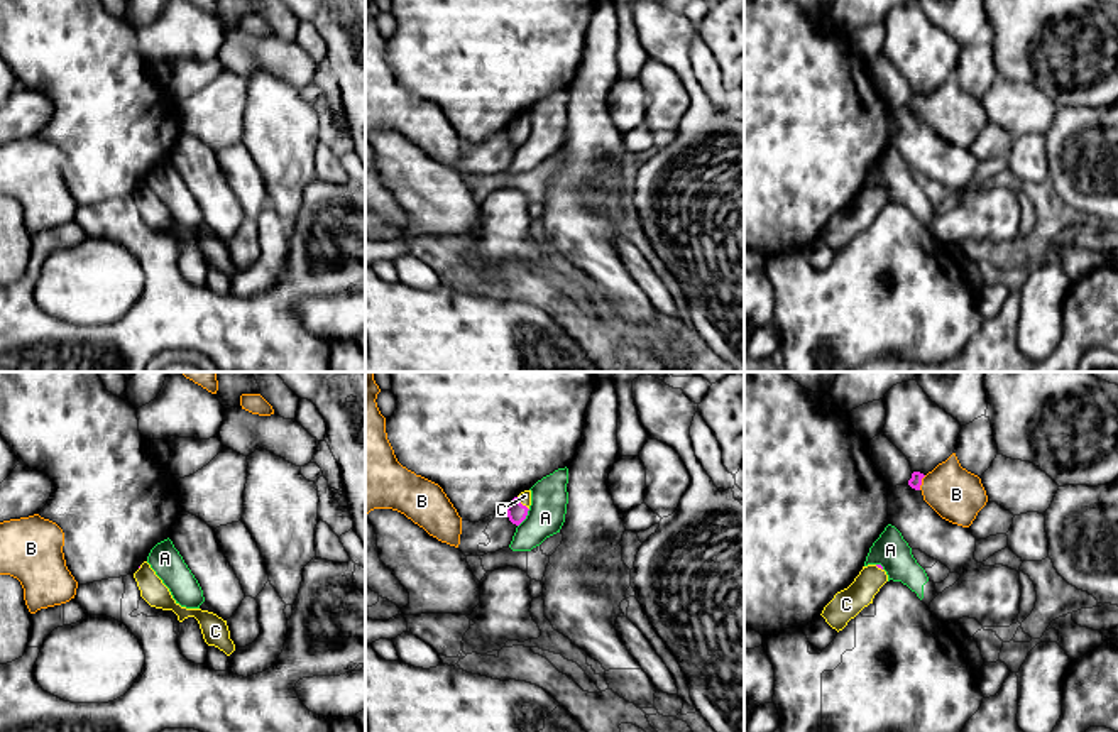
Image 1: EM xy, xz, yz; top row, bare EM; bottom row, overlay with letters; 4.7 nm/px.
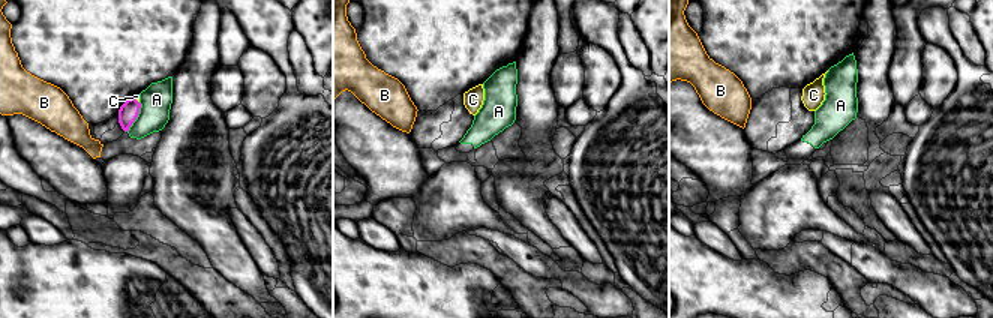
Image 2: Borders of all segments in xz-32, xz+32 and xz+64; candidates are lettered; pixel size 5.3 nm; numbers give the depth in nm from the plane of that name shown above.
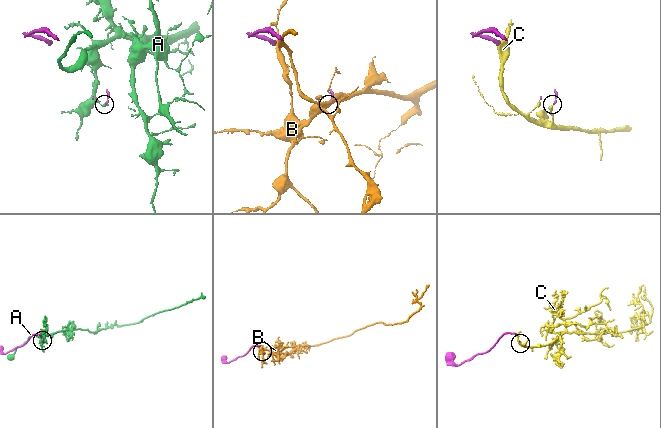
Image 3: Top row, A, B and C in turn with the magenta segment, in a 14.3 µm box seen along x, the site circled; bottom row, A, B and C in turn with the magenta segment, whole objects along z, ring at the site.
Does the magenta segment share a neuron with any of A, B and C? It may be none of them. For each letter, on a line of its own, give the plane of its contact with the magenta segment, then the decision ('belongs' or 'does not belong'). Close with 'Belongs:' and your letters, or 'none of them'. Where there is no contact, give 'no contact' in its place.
A: xz | does not belong
B: yz | does not belong
C: xz | belongs
Belongs: C

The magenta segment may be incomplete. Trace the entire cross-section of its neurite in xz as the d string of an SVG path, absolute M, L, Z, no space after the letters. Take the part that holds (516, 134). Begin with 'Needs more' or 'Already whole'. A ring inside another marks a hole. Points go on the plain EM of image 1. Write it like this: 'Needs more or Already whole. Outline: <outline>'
Needs more. Outline: M524 112L507 125L506 134L509 142L519 147L526 140L529 127L531 127L531 112Z

